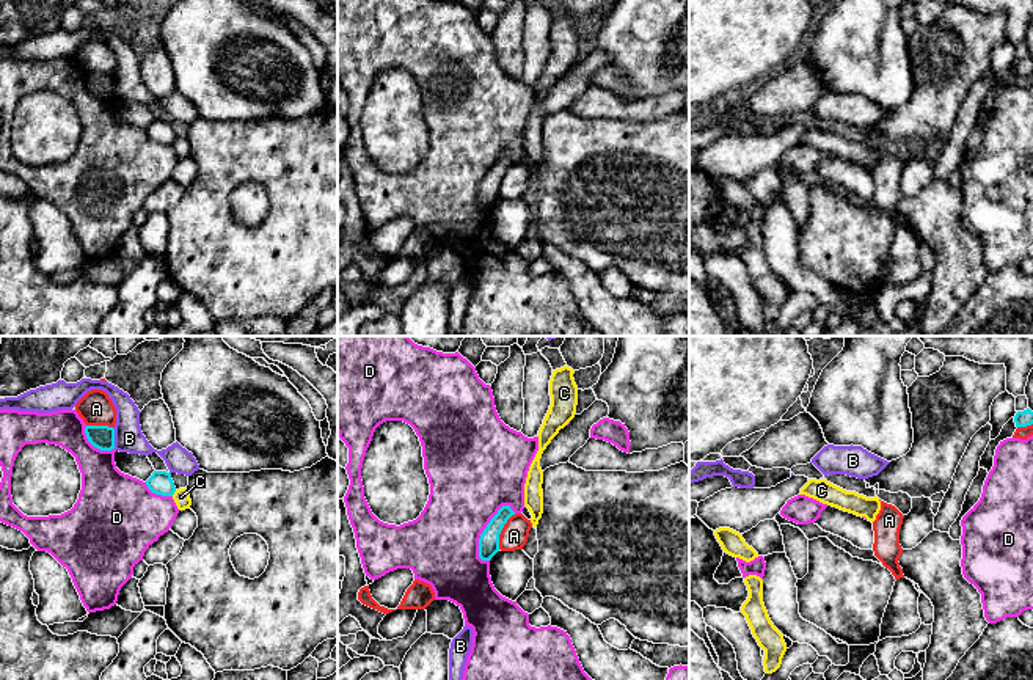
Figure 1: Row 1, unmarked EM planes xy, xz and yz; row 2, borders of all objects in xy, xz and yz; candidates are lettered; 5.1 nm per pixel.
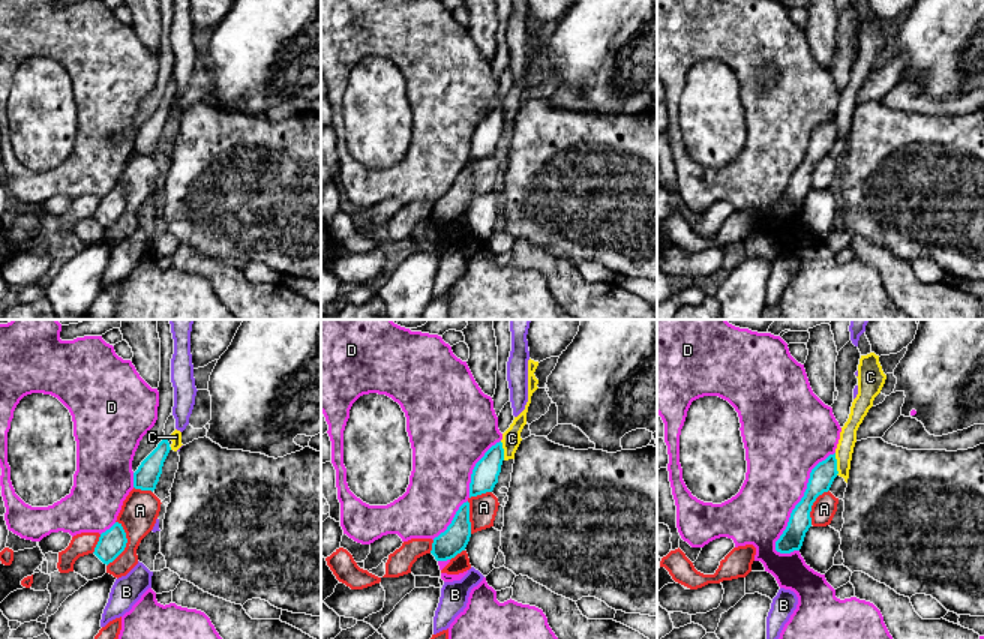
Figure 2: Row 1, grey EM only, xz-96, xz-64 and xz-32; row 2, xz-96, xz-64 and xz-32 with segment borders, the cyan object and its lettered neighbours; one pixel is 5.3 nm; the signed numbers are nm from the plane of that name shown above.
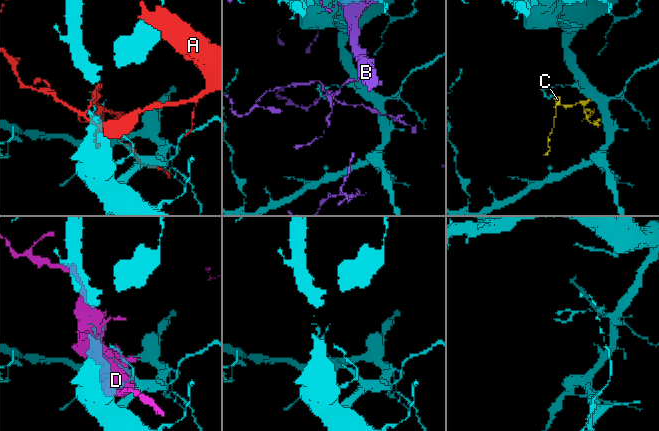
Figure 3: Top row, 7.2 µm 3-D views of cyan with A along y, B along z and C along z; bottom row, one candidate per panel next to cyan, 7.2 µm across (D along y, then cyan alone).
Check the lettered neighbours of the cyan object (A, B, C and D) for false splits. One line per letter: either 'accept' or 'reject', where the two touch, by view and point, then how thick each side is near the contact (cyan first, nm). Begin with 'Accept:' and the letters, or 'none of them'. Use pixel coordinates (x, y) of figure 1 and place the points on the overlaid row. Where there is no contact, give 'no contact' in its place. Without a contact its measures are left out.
Accept: none of them
A: reject; meets cyan in xz at (501, 530); 110 nm thick on the cyan side, 140 nm on the other
B: reject; meets cyan in xy at (113, 438); 130 nm thick on the cyan side, 140 nm on the other
C: reject; meets cyan in xy at (173, 493); 120 nm thick on the cyan side, 90 nm on the other
D: reject; meets cyan in xz at (484, 531); 110 nm thick on the cyan side, 400 nm on the other

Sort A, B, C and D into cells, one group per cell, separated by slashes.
A / B / C / D

